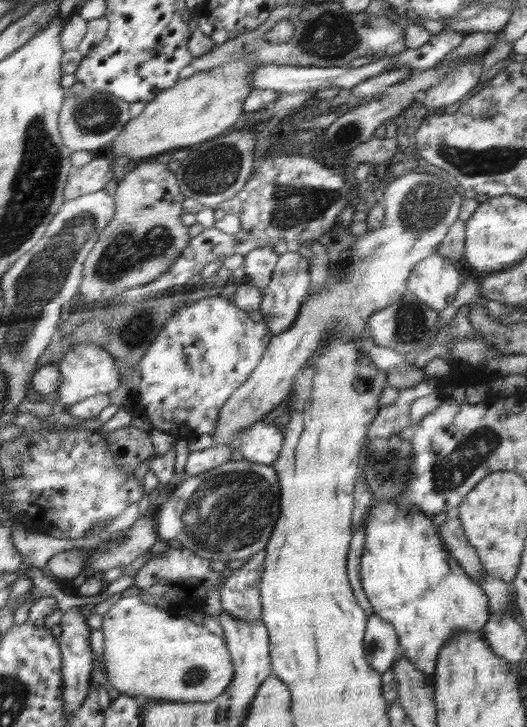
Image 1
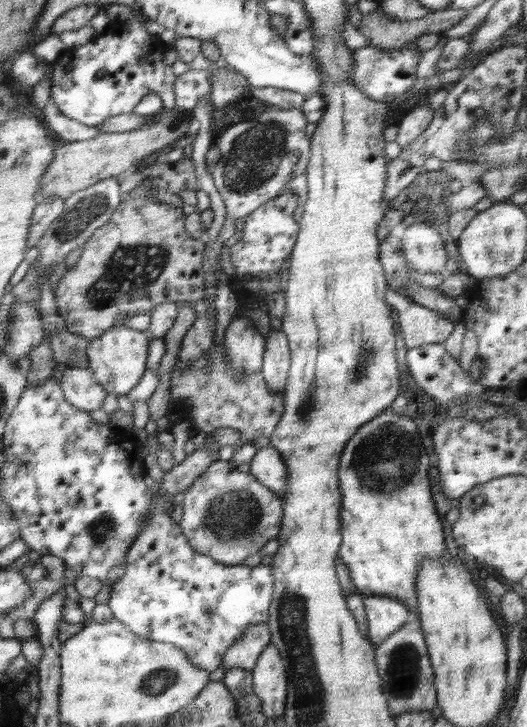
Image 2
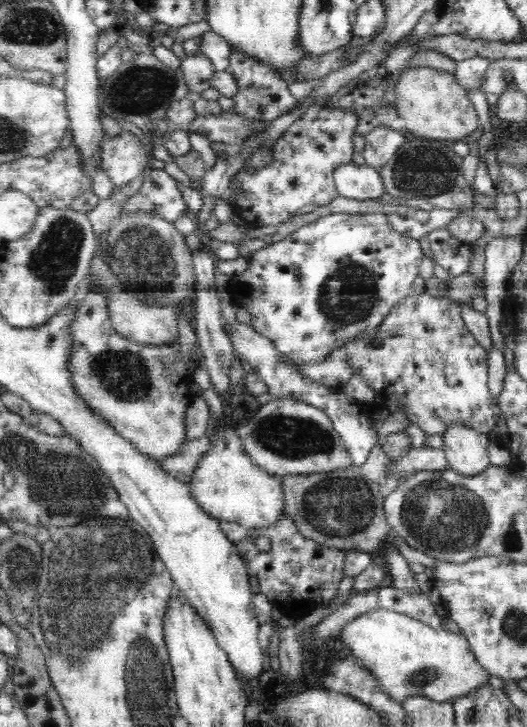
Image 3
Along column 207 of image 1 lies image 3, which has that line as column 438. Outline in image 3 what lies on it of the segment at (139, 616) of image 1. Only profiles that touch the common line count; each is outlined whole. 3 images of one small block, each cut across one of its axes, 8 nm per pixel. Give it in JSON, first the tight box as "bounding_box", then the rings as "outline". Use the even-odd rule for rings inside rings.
{"bounding_box":[338,609,490,702],"outline":[[[375,609],[358,616],[340,630],[338,639],[380,683],[378,690],[398,702],[406,698],[453,701],[490,682],[489,673],[478,664],[463,634],[434,629],[393,610]]]}

